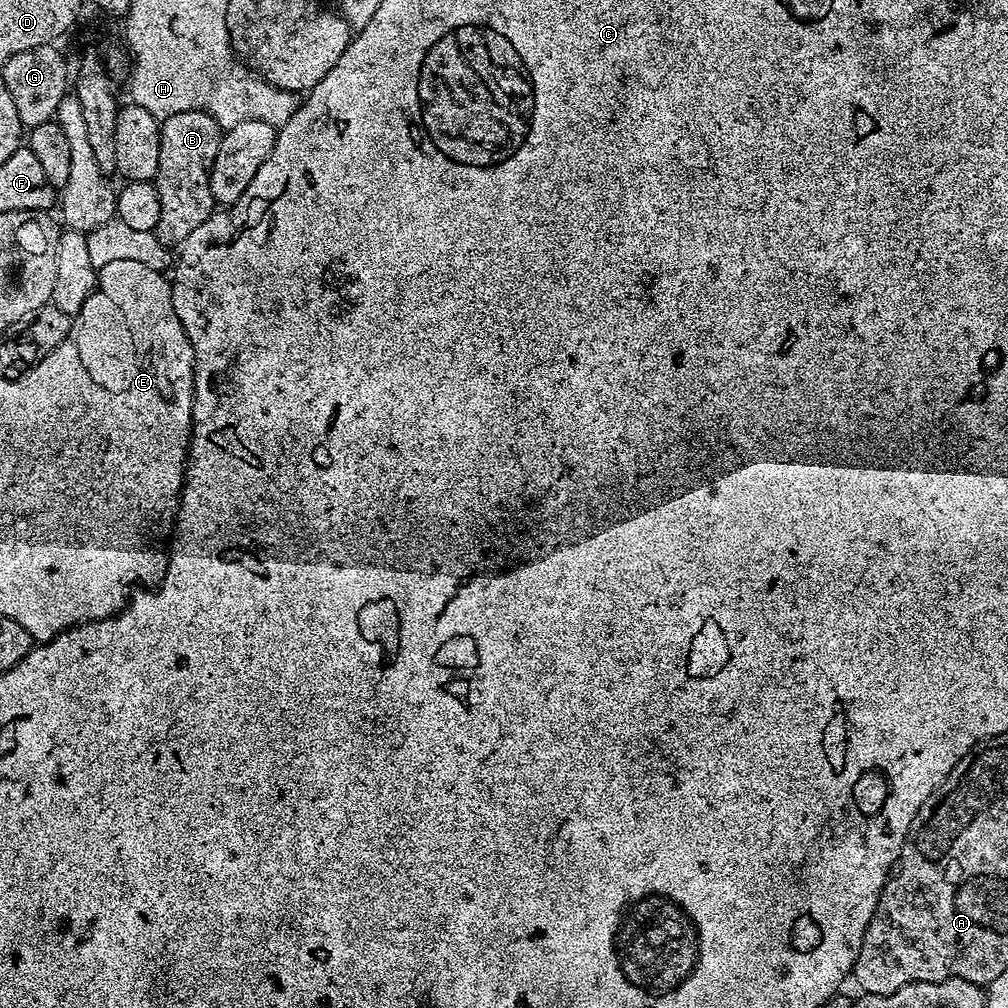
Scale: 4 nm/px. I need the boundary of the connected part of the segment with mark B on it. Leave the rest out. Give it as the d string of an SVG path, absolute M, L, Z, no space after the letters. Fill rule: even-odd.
M186 110L166 118L160 125L160 149L158 150L158 174L154 181L158 190L158 202L162 202L162 214L158 214L155 236L167 246L184 243L217 207L214 194L210 194L208 172L214 166L214 154L218 154L222 129L208 112Z

